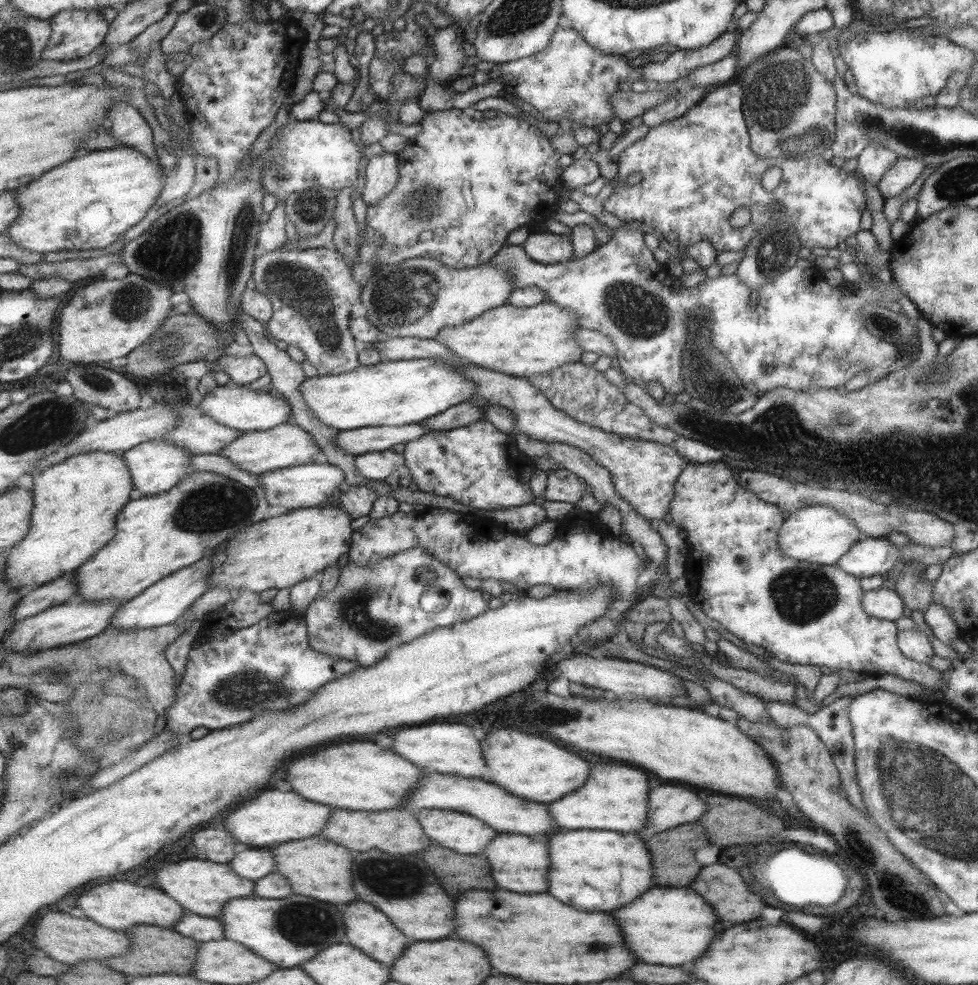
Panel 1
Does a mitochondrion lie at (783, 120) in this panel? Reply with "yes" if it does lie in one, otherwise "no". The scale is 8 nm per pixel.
yes

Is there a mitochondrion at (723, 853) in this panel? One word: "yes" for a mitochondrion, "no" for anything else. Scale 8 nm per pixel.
no

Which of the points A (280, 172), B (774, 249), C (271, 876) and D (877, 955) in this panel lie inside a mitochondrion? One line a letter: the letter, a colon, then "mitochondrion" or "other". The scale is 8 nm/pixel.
A: mitochondrion
B: mitochondrion
C: other
D: other

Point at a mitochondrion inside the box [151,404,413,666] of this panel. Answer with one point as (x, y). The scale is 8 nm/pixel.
(214, 506)

